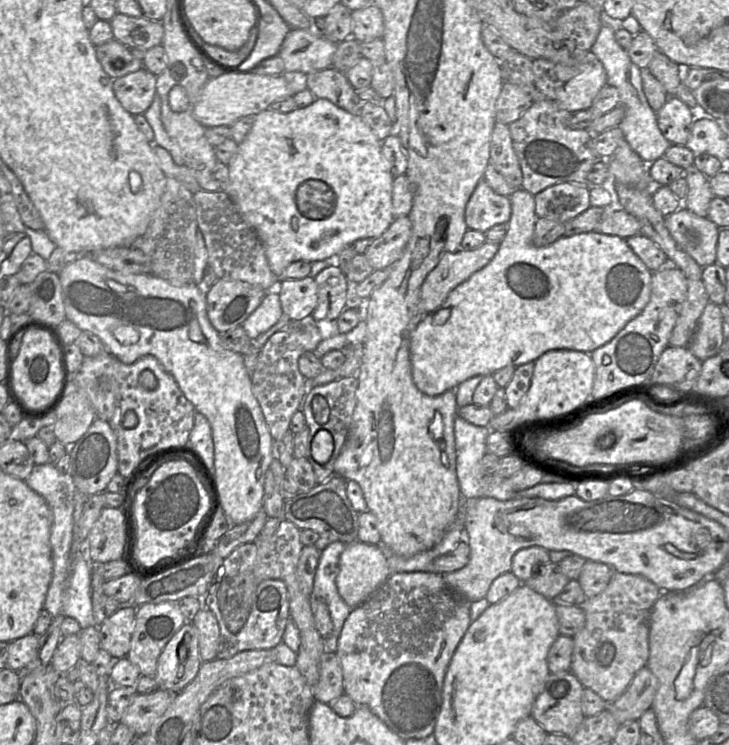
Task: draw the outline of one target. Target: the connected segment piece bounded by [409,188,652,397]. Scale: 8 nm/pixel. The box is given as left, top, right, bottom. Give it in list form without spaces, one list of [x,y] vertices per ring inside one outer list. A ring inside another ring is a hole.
[[[519,188],[509,198],[512,214],[508,222],[508,231],[499,243],[496,255],[485,267],[454,288],[443,304],[424,316],[409,336],[412,379],[418,390],[427,396],[435,397],[448,390],[456,390],[462,382],[475,376],[492,376],[495,372],[507,366],[518,367],[529,362],[535,362],[550,350],[572,350],[591,354],[597,348],[610,342],[629,321],[642,312],[649,302],[652,272],[629,247],[626,239],[593,231],[562,236],[548,246],[537,247],[533,243],[535,224],[538,219],[535,212],[535,197]]]

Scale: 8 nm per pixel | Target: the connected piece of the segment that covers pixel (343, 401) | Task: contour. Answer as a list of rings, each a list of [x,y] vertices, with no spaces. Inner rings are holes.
[[[349,376],[308,389],[308,392],[304,396],[302,401],[302,412],[305,416],[306,425],[310,430],[308,437],[307,459],[312,465],[317,484],[324,483],[331,476],[335,475],[334,463],[347,439],[352,422],[352,414],[356,406],[356,390],[358,385],[358,379],[355,376]],[[320,430],[329,431],[334,441],[333,452],[329,460],[324,464],[319,464],[312,457],[312,440],[316,433]]]

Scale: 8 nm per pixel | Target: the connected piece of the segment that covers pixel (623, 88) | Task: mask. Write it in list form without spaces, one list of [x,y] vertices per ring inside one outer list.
[[[606,18],[595,43],[590,51],[594,53],[602,62],[607,75],[607,85],[618,89],[620,104],[625,109],[625,115],[617,127],[619,127],[629,146],[642,160],[648,164],[663,157],[666,150],[672,146],[661,133],[658,122],[657,112],[648,103],[642,84],[641,68],[638,67],[629,57],[627,51],[623,49],[615,39],[615,29],[617,23],[611,22]]]

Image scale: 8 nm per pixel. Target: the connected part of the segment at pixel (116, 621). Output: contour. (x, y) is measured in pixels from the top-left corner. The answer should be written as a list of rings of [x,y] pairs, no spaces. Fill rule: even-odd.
[[[122,605],[100,626],[100,649],[115,660],[127,658],[134,631],[136,606]]]

